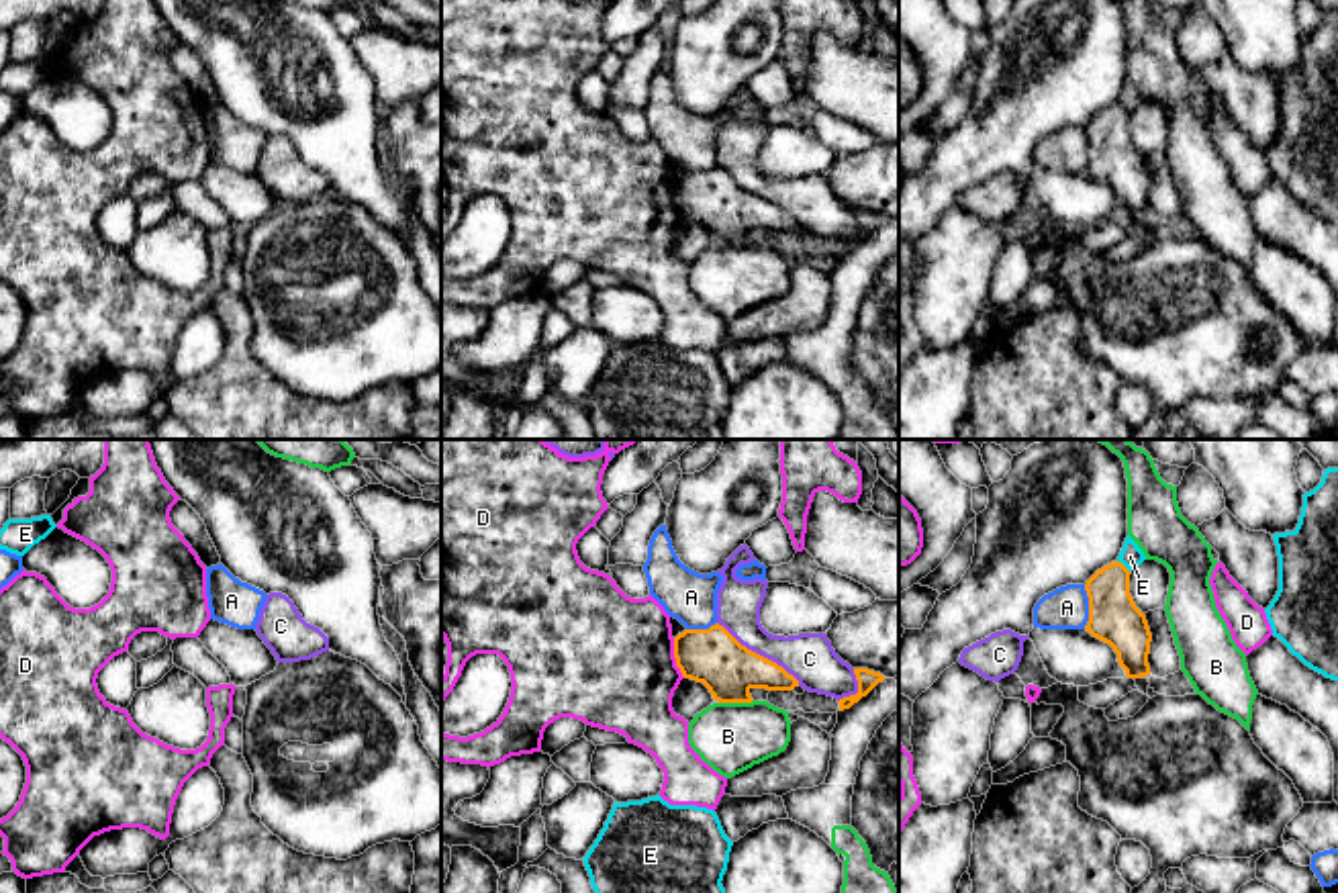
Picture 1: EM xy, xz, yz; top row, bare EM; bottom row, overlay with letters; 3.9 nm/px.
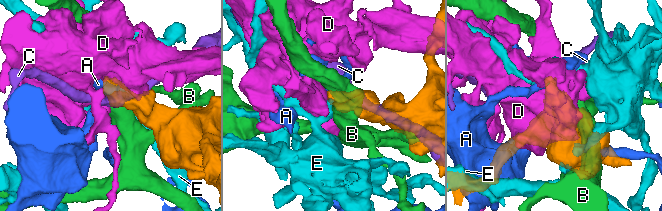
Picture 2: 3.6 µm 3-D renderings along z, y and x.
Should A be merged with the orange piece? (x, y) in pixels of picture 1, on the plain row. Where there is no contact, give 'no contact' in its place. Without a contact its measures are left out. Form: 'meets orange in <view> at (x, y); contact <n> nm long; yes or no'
meets orange in yz at (1089, 150); contact 180 nm long; no

